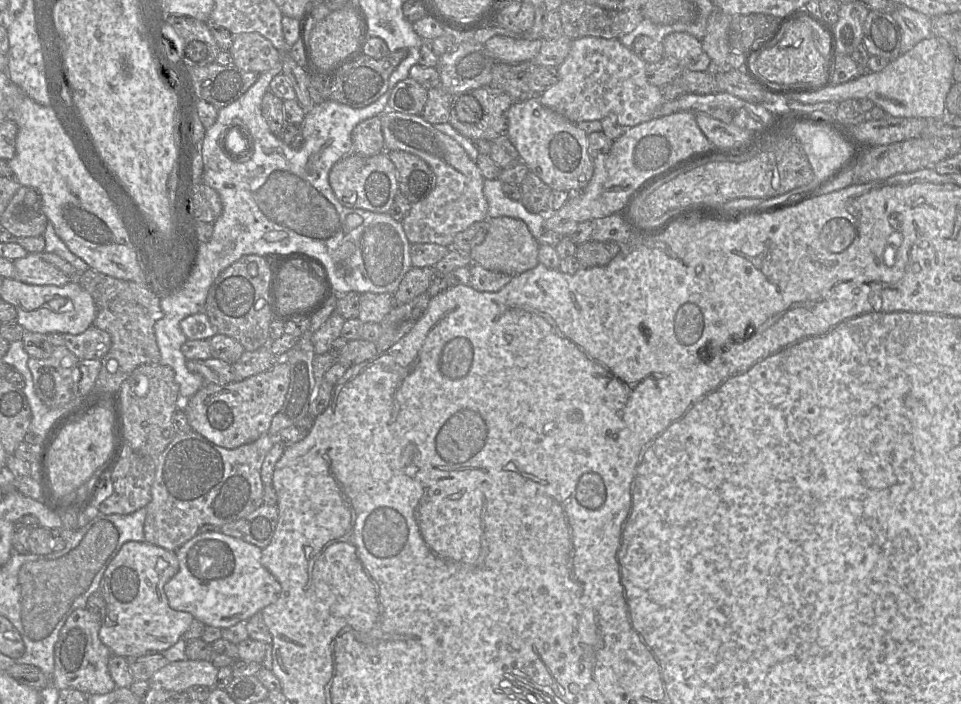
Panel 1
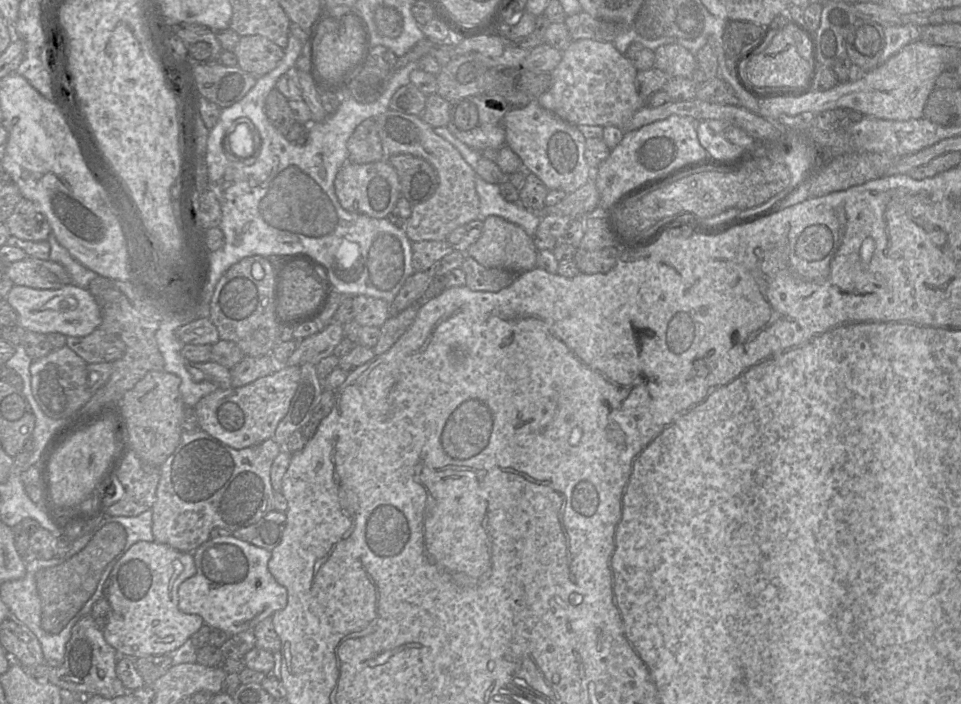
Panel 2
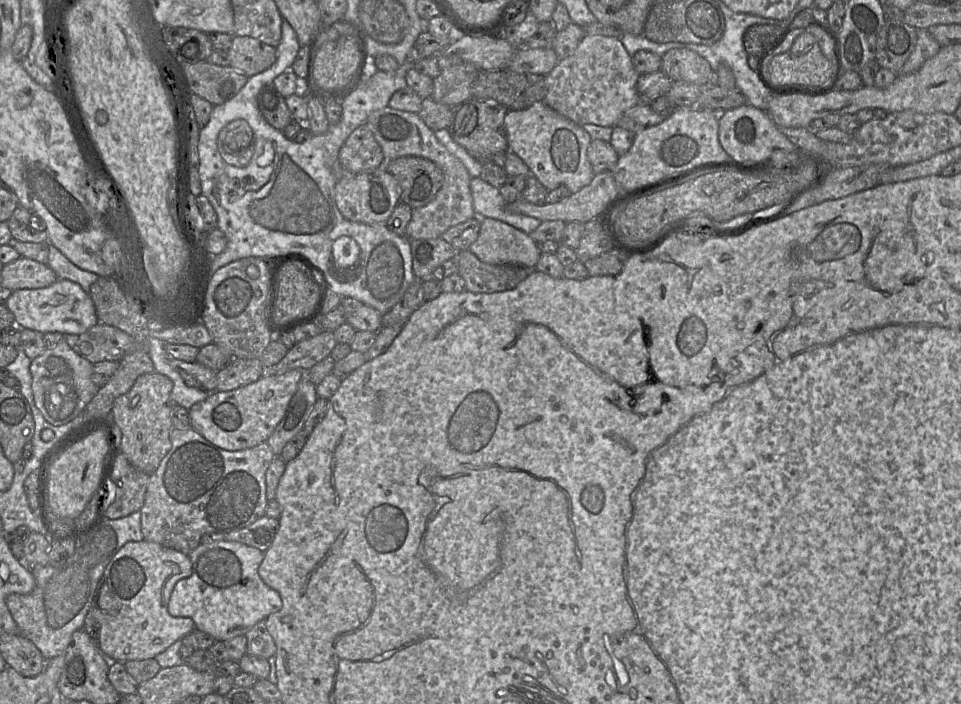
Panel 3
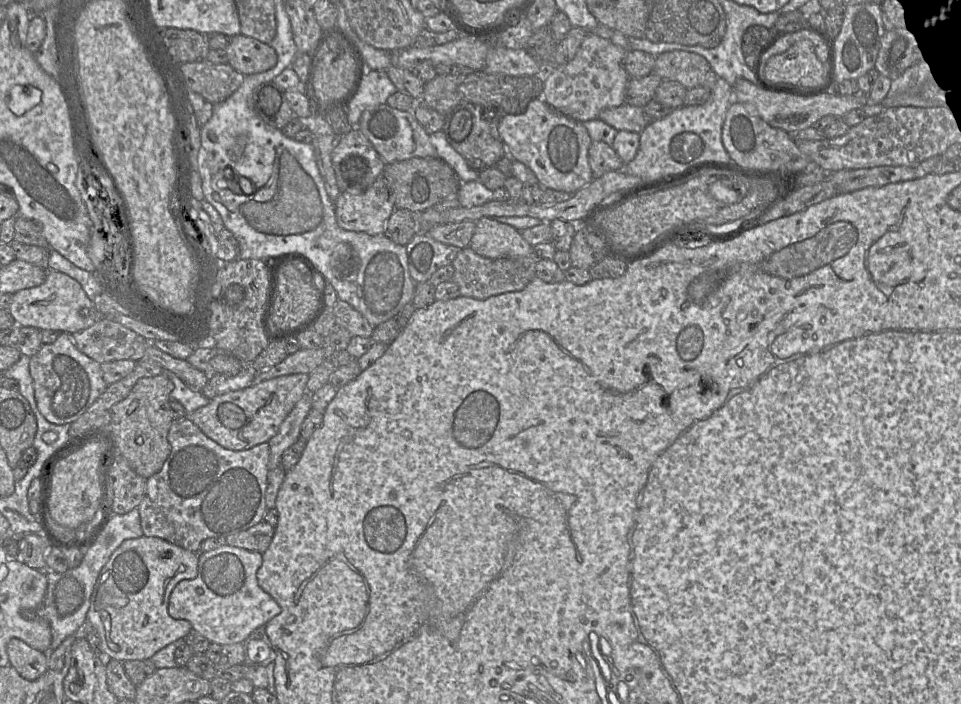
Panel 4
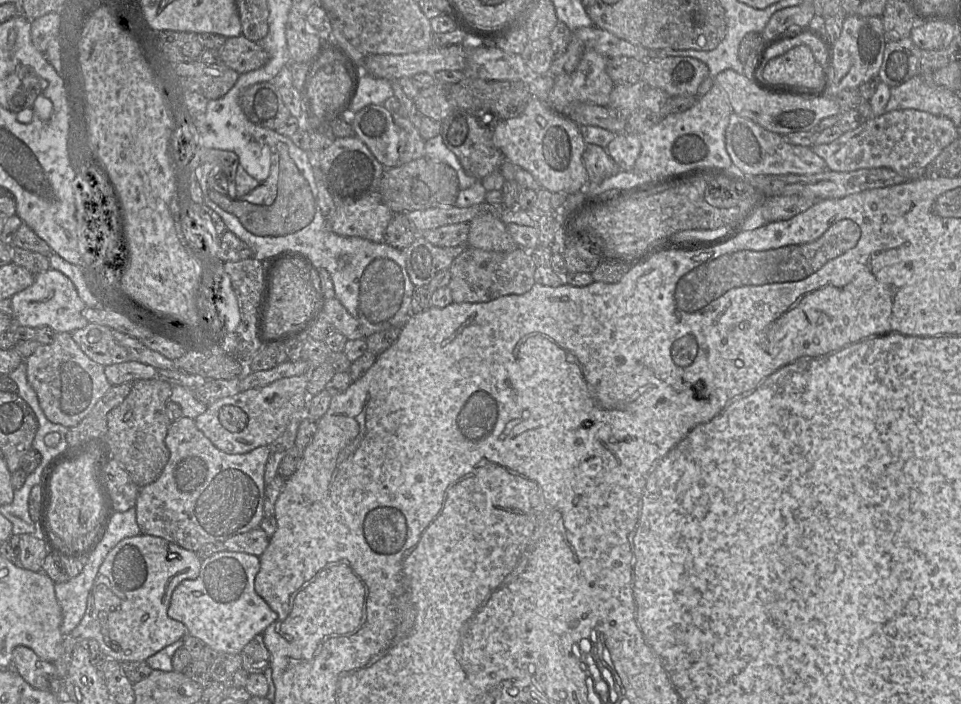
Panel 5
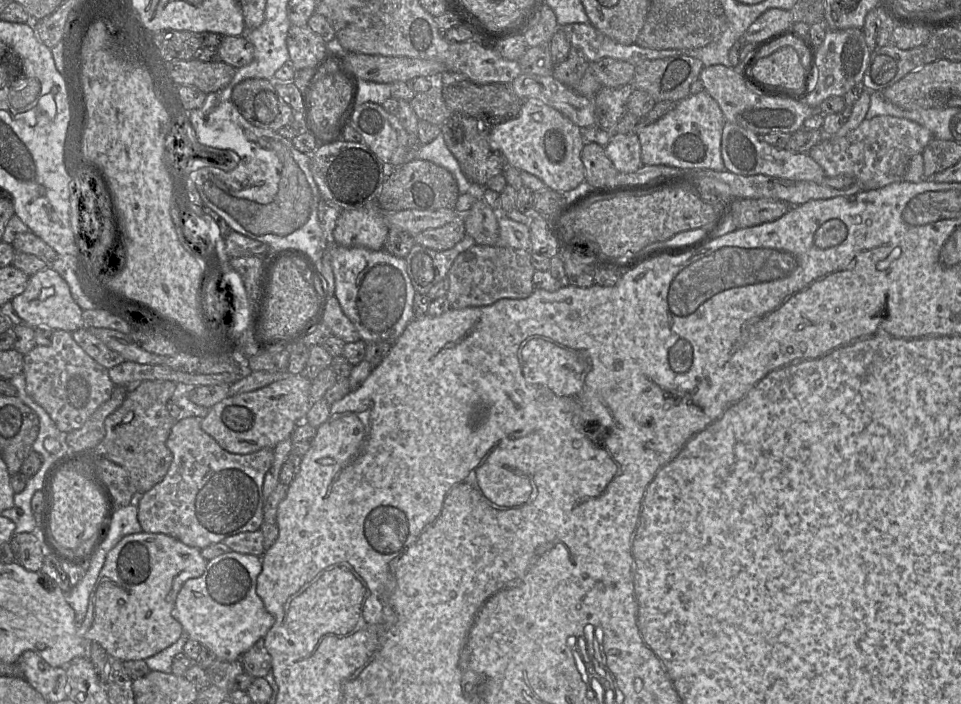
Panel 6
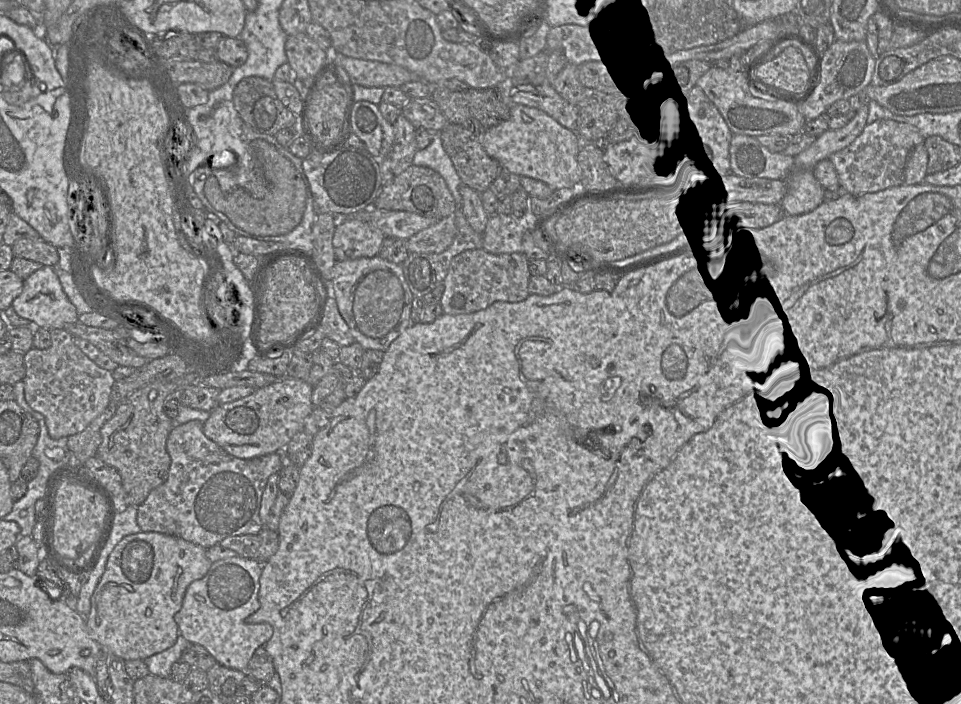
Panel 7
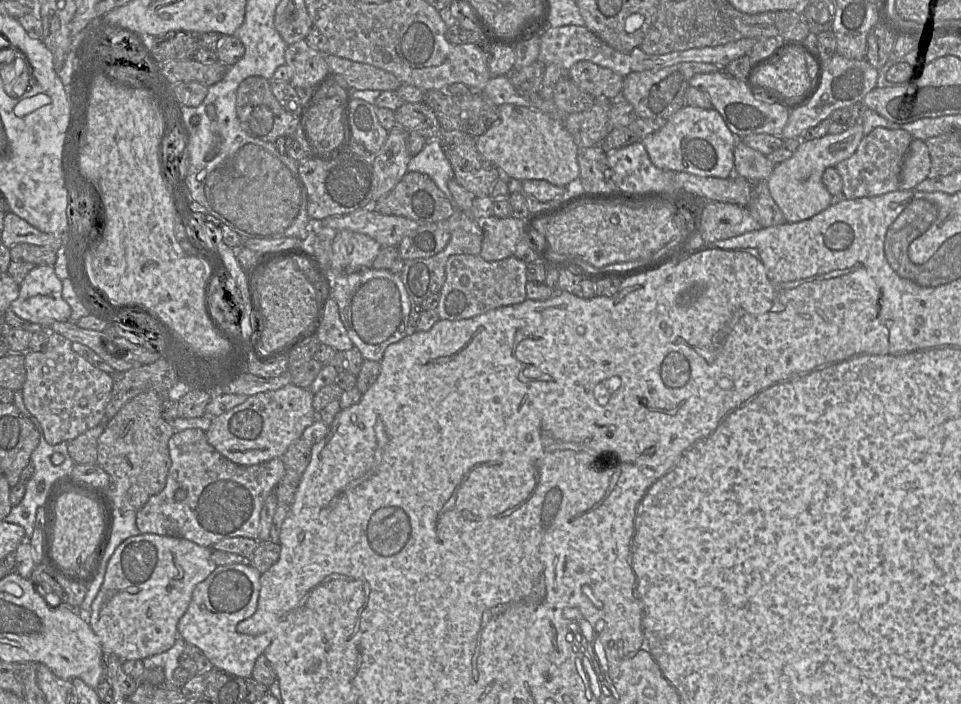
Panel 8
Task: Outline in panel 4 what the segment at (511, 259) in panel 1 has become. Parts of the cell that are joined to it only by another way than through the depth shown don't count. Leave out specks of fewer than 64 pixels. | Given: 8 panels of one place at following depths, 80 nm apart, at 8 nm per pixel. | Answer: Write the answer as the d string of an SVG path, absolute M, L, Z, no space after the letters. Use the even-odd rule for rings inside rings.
M482 217L476 221L469 246L478 255L490 259L533 256L533 247L521 236L520 231L488 217Z

